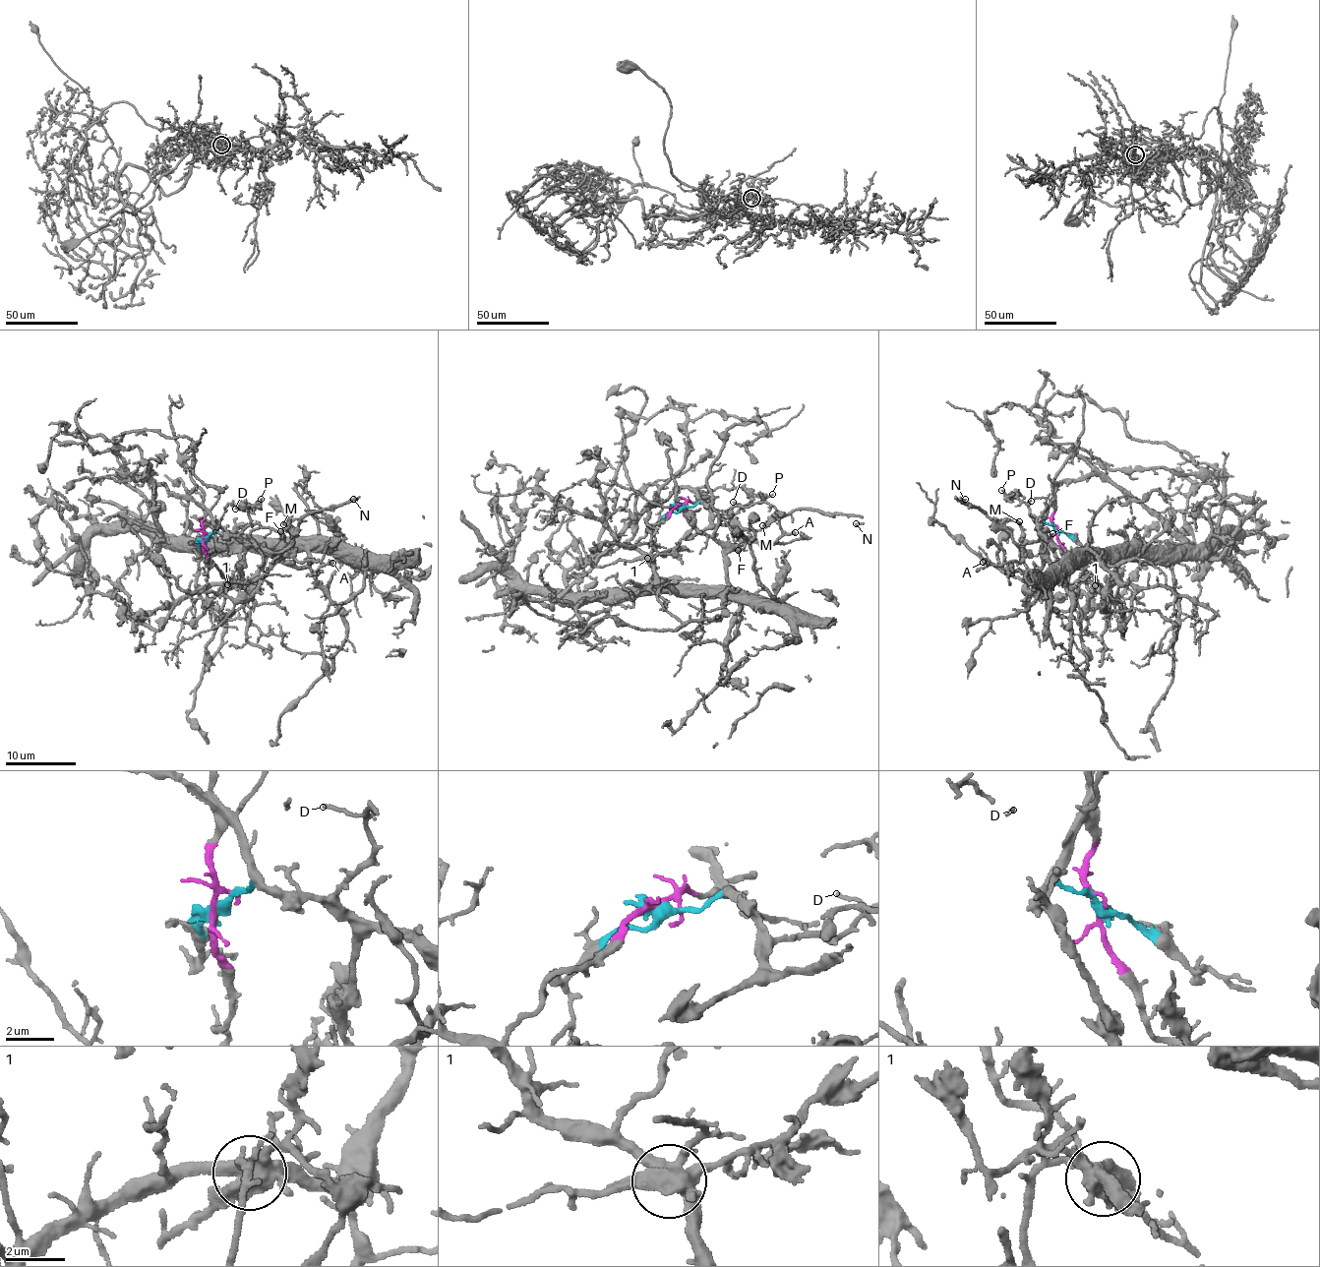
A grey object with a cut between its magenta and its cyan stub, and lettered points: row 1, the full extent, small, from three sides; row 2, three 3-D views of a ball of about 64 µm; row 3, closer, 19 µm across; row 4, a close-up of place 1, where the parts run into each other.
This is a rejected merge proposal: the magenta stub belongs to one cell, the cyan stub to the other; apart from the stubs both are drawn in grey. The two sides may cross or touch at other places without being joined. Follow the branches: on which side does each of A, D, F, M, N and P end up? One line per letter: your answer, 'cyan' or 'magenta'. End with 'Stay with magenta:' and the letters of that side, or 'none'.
A: cyan
D: cyan
F: magenta
M: cyan
N: cyan
P: cyan
Stay with magenta: F

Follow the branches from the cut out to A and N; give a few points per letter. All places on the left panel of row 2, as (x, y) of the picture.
A: (205, 539), (210, 534), (235, 534), (247, 542), (264, 545), (271, 551), (284, 549), (299, 562), (332, 563)
N: (205, 539), (235, 534), (269, 551), (286, 550), (307, 514), (357, 497), (353, 500)

